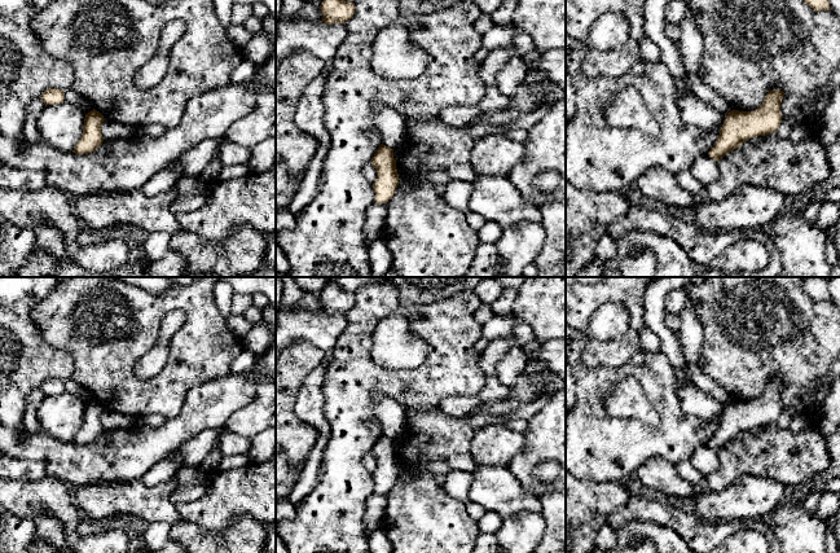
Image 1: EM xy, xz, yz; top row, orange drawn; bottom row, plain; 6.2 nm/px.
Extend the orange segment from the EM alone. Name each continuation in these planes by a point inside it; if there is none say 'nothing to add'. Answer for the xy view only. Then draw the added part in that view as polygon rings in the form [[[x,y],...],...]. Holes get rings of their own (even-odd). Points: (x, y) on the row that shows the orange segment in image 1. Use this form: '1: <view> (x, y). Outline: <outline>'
nothing to add

